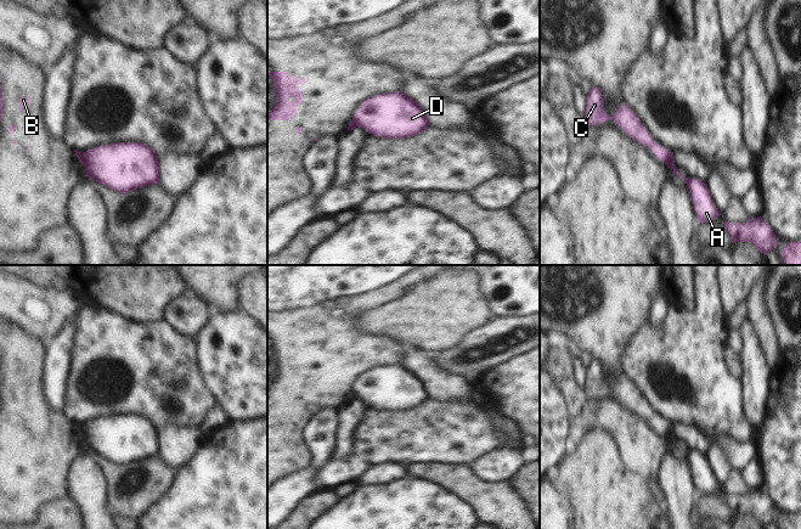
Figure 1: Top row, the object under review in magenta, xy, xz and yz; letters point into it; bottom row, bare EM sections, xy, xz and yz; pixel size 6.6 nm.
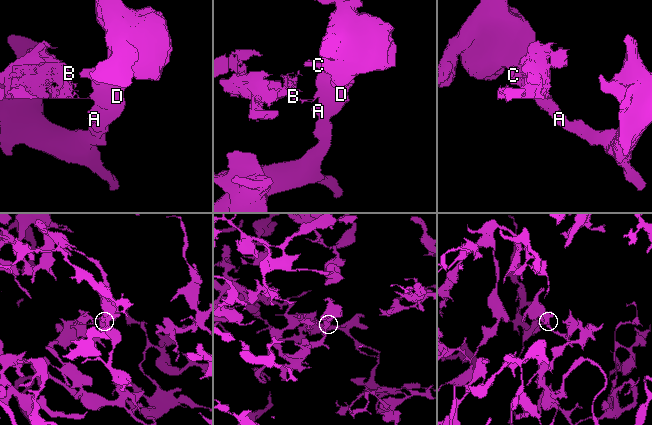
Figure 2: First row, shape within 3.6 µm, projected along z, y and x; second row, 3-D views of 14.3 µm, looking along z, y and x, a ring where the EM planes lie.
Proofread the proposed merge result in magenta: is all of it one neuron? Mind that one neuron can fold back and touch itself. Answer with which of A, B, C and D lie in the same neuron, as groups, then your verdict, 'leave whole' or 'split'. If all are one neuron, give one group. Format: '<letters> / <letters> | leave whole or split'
A C D / B | split

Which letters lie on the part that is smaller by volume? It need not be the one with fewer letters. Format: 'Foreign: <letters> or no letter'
Foreign: B

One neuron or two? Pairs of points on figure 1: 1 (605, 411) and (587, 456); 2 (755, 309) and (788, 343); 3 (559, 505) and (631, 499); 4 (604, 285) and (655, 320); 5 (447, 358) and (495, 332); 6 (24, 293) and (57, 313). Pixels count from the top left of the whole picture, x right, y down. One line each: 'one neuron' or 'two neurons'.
1: two neurons
2: two neurons
3: two neurons
4: two neurons
5: one neuron
6: one neuron

